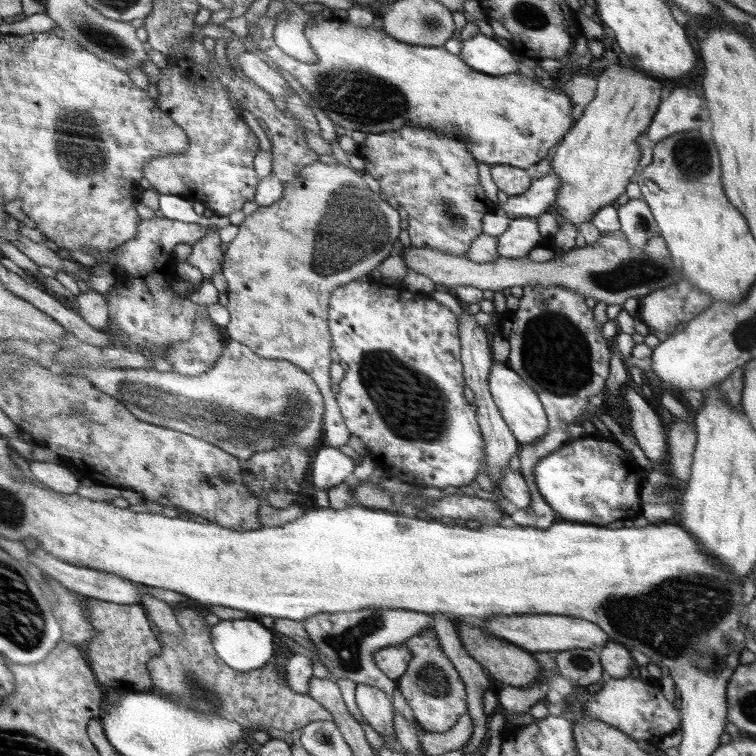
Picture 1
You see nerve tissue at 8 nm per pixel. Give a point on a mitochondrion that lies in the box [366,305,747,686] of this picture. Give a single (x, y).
(669, 618)

